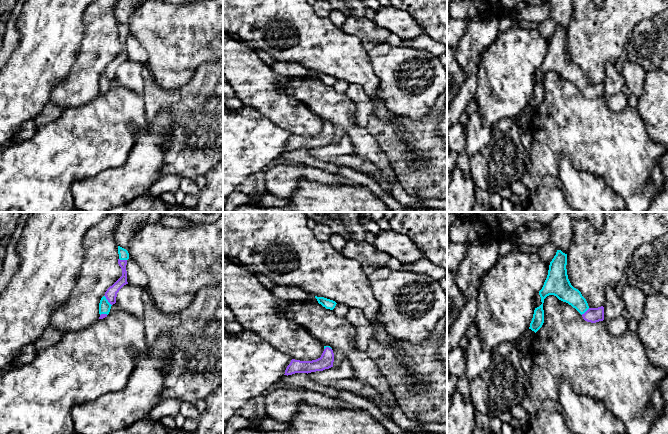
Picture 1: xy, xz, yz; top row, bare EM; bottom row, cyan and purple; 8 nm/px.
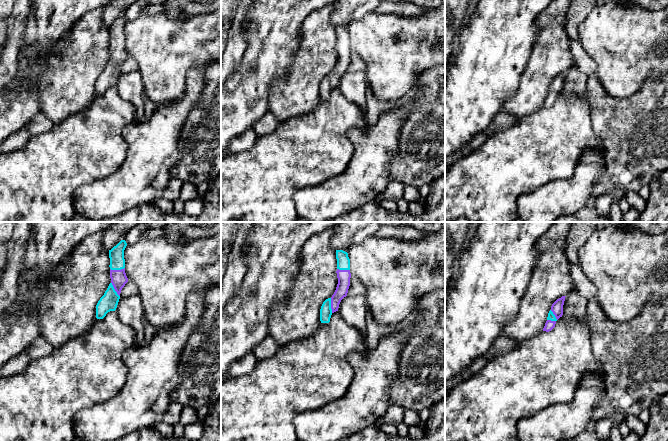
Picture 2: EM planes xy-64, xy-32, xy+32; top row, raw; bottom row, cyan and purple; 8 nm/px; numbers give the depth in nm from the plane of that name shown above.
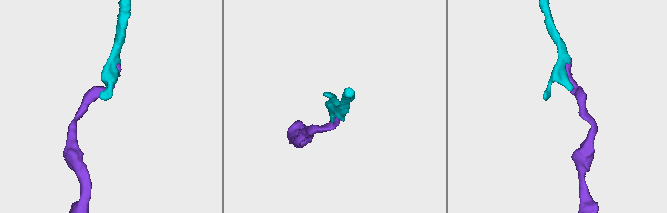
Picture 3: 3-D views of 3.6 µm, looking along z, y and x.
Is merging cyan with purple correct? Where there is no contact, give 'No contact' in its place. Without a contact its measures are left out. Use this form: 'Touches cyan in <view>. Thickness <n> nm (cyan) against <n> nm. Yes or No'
Touches cyan in xy. Thickness 100 nm (cyan) against 90 nm. Yes

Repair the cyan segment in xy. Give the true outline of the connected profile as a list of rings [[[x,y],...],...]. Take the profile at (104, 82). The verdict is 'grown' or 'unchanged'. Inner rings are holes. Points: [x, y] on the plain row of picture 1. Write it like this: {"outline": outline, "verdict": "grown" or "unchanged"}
{"outline": [[[118,22],[118,30],[118,40],[122,45],[122,52],[107,65],[105,71],[101,74],[99,79],[99,95],[107,93],[110,88],[111,82],[116,79],[117,69],[124,61],[128,60],[126,41],[127,36],[129,35],[129,29],[126,25]]], "verdict": "grown"}

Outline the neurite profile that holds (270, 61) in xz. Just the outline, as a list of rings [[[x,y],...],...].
[[[255,49],[256,53],[258,54],[258,56],[270,67],[272,67],[276,60],[271,57],[267,52],[265,52],[264,50],[261,49]]]

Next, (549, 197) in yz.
[[[547,176],[536,188],[536,194],[525,207],[525,212],[577,212],[565,199],[558,179]]]

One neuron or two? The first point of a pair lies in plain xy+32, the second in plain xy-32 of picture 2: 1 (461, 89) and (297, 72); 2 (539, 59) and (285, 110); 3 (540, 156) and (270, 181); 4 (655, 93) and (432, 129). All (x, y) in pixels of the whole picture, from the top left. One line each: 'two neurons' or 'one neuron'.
1: two neurons
2: one neuron
3: one neuron
4: one neuron

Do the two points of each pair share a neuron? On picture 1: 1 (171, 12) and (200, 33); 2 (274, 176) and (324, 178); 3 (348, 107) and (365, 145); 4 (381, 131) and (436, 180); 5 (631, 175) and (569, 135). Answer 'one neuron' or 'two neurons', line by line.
1: one neuron
2: one neuron
3: one neuron
4: one neuron
5: one neuron

